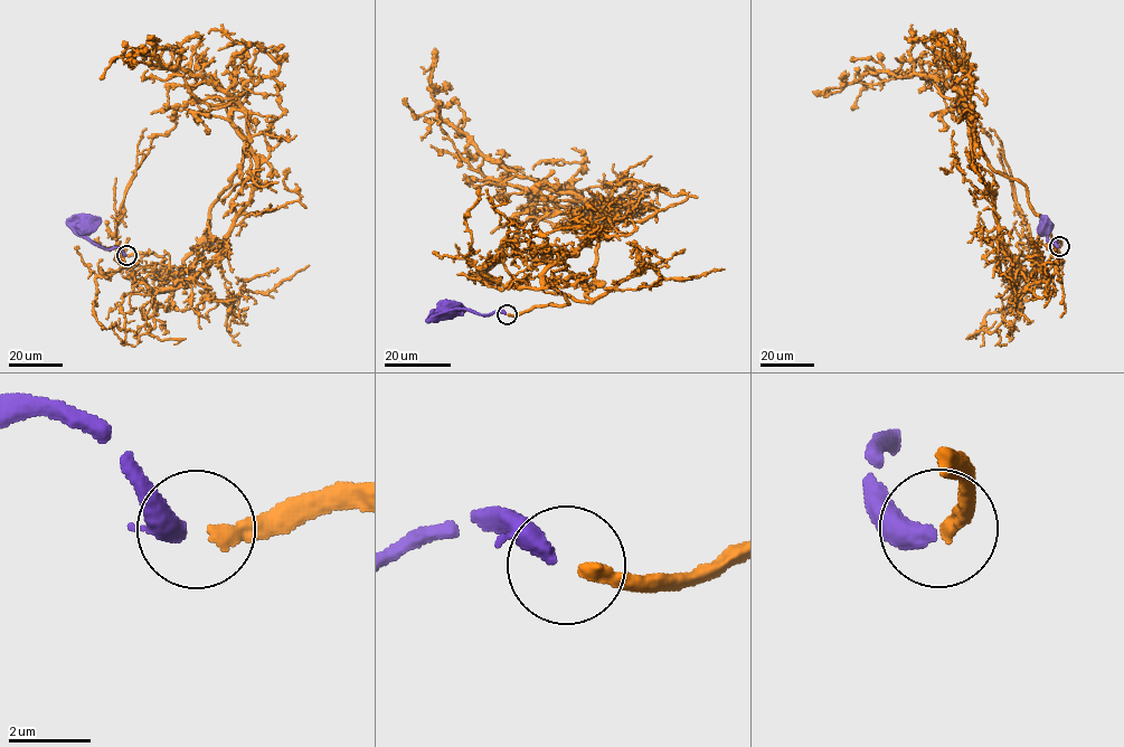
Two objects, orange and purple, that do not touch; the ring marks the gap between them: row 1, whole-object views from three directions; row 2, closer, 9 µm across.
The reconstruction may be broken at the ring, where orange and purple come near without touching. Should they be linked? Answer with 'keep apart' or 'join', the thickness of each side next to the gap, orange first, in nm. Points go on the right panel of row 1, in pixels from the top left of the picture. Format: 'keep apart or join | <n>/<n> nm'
join | 360/440 nm

